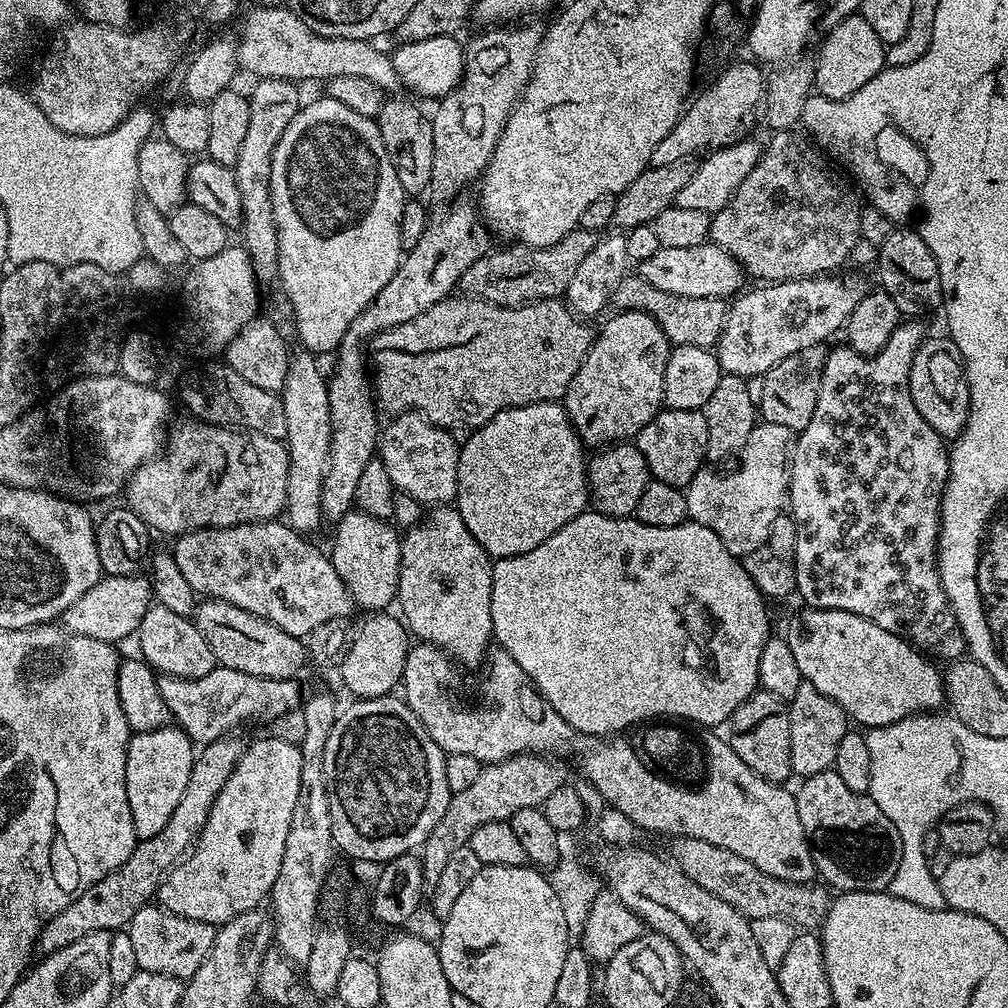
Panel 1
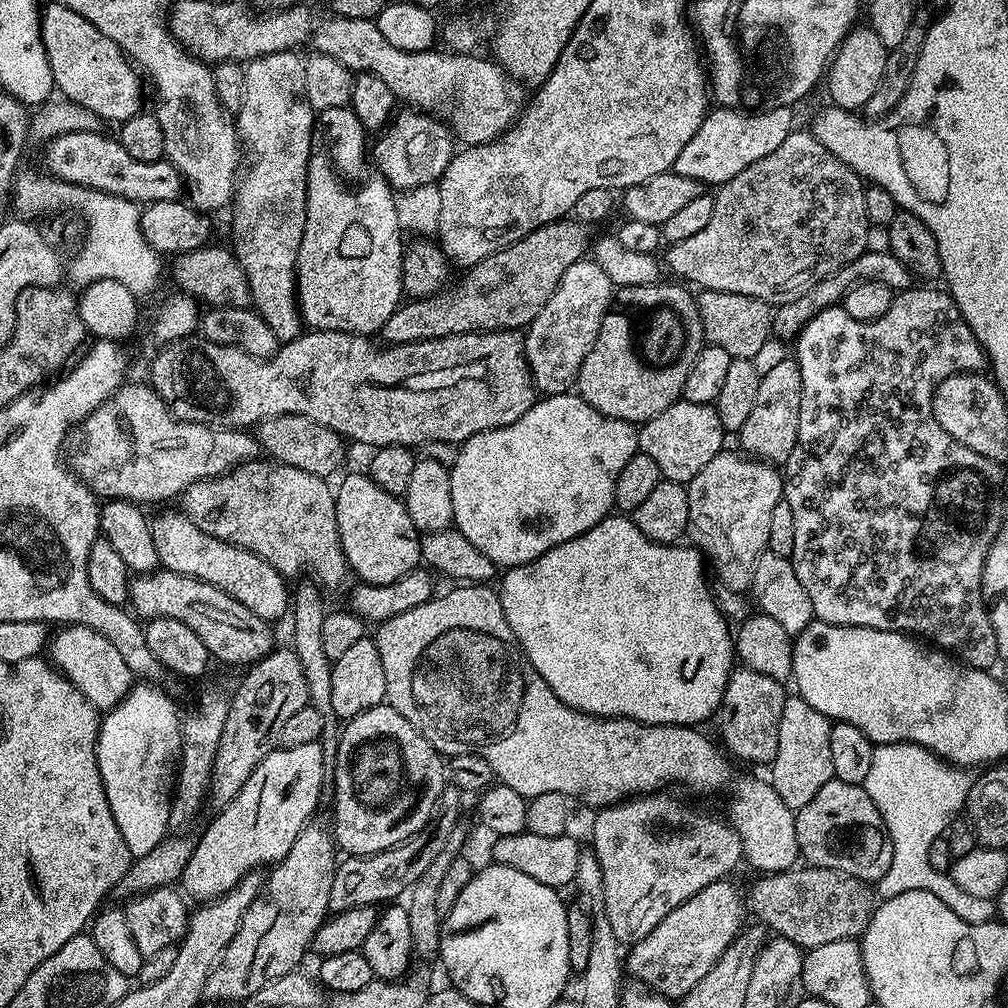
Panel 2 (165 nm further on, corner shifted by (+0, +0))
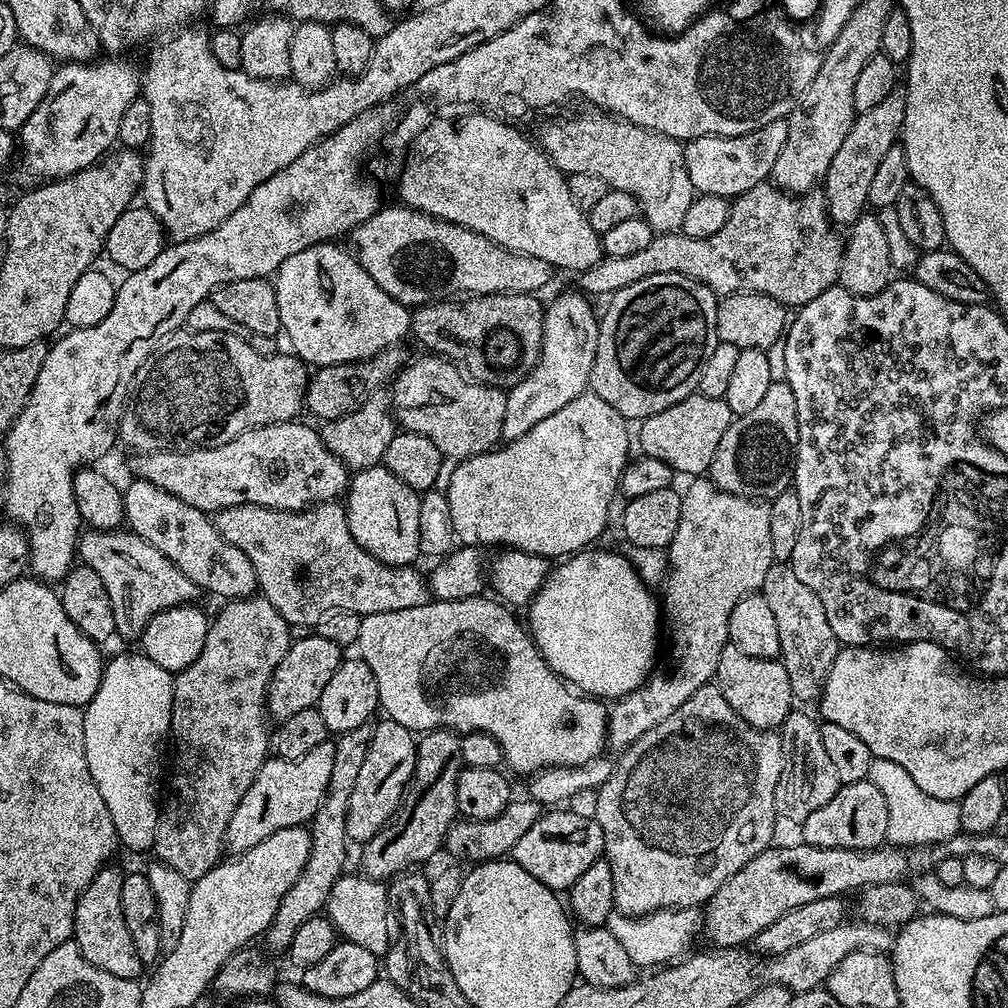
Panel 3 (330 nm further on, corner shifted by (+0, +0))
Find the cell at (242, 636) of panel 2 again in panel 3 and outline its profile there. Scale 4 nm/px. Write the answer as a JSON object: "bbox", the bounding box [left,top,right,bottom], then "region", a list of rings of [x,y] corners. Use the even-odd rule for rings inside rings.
{"bbox":[78,530,202,641],"region":[[[88,530],[79,537],[78,556],[83,567],[94,570],[110,594],[110,610],[114,610],[116,636],[124,640],[139,641],[144,628],[162,610],[179,604],[192,604],[202,590],[178,566],[169,562],[150,542],[131,530]],[[85,535],[85,536],[84,536]],[[84,559],[84,560],[83,560]]]}

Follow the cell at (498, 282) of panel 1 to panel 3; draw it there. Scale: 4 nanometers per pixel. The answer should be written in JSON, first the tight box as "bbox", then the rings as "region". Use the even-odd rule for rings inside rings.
{"bbox":[304,346,410,422],"region":[[[393,346],[374,354],[368,360],[358,360],[354,364],[335,364],[325,368],[316,368],[311,373],[308,389],[304,391],[304,408],[310,415],[317,416],[320,422],[342,418],[358,410],[374,393],[391,385],[409,360],[410,355],[408,356],[404,346]]]}

